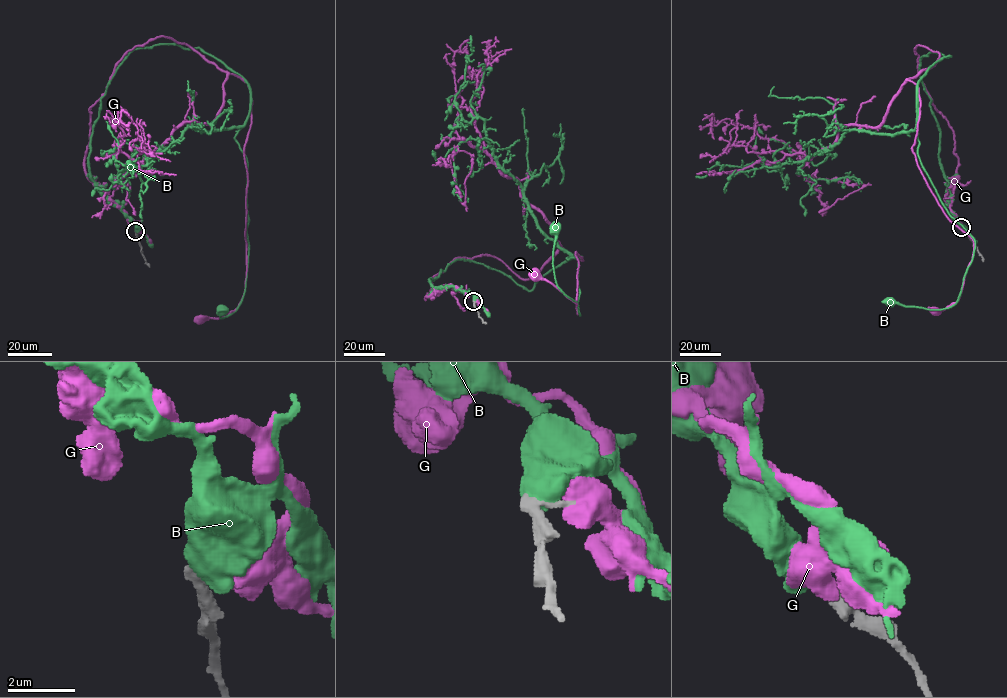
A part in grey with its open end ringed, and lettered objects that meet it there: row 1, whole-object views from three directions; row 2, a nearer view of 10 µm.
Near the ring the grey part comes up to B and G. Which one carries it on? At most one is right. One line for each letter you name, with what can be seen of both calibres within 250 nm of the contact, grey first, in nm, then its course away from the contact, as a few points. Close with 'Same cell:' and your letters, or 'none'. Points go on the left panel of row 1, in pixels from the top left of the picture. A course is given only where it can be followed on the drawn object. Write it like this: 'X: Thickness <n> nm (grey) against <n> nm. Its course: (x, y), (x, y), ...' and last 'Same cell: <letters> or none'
Same cell: none

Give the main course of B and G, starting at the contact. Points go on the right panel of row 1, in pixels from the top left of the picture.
B: (961, 228), (920, 76), (932, 52), (951, 56), (917, 85), (917, 155), (975, 249), (953, 305), (891, 303)
G: (961, 229), (917, 45), (939, 54), (907, 80), (912, 152), (974, 243), (935, 311)

